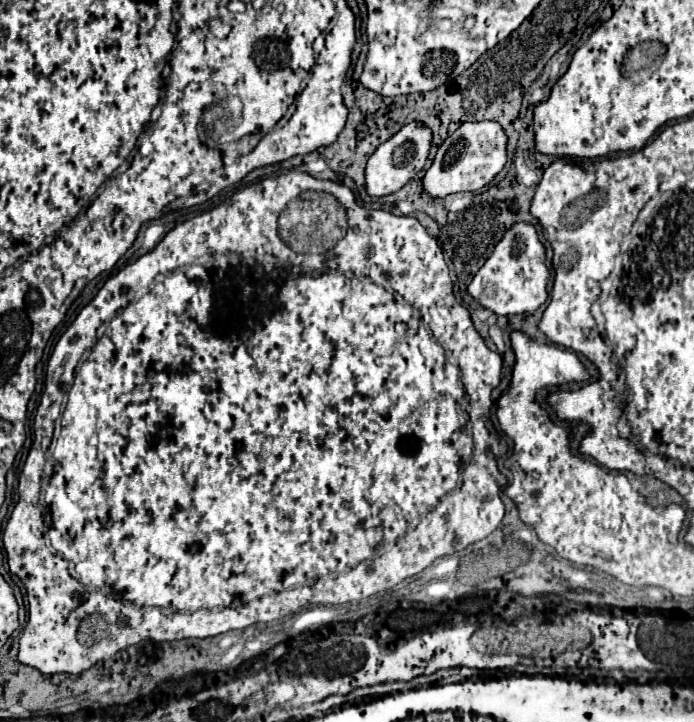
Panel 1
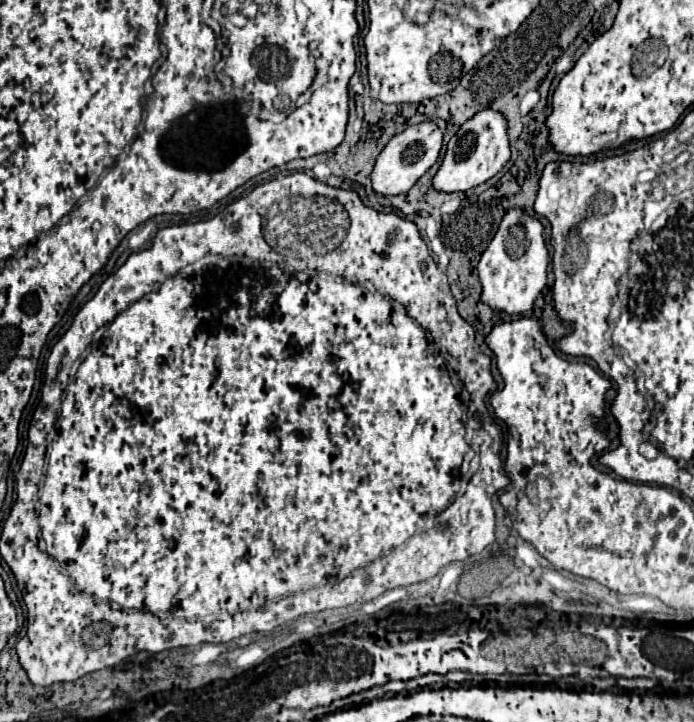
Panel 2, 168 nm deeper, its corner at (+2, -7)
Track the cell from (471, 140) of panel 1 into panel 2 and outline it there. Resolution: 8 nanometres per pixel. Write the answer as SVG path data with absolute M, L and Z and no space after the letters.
M480 111L472 119L468 119L458 133L448 141L446 155L438 173L432 179L432 187L440 193L458 193L470 191L476 185L492 179L506 163L510 161L506 119L498 115L498 111Z

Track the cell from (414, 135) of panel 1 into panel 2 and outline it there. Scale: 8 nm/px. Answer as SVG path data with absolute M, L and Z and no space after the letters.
M418 123L394 135L376 159L372 171L372 189L382 197L406 193L436 163L440 147L442 147L442 133L434 123Z

